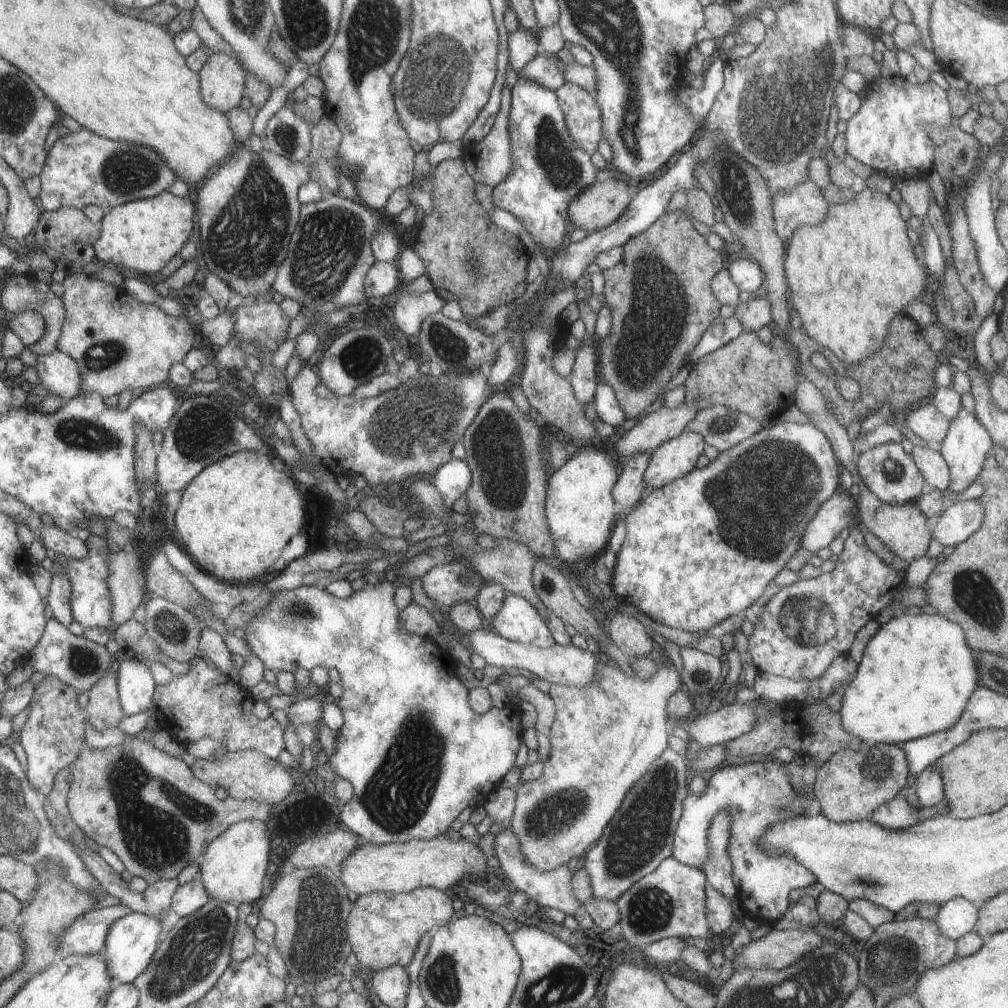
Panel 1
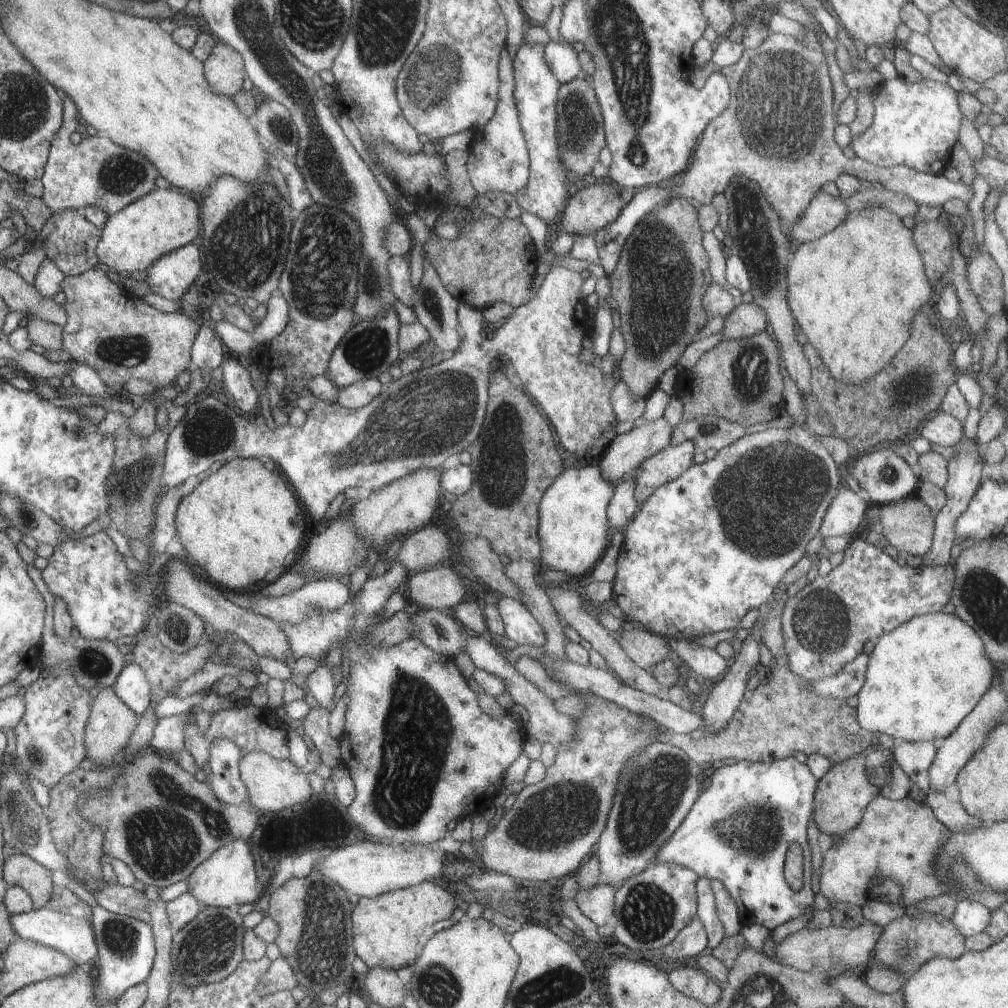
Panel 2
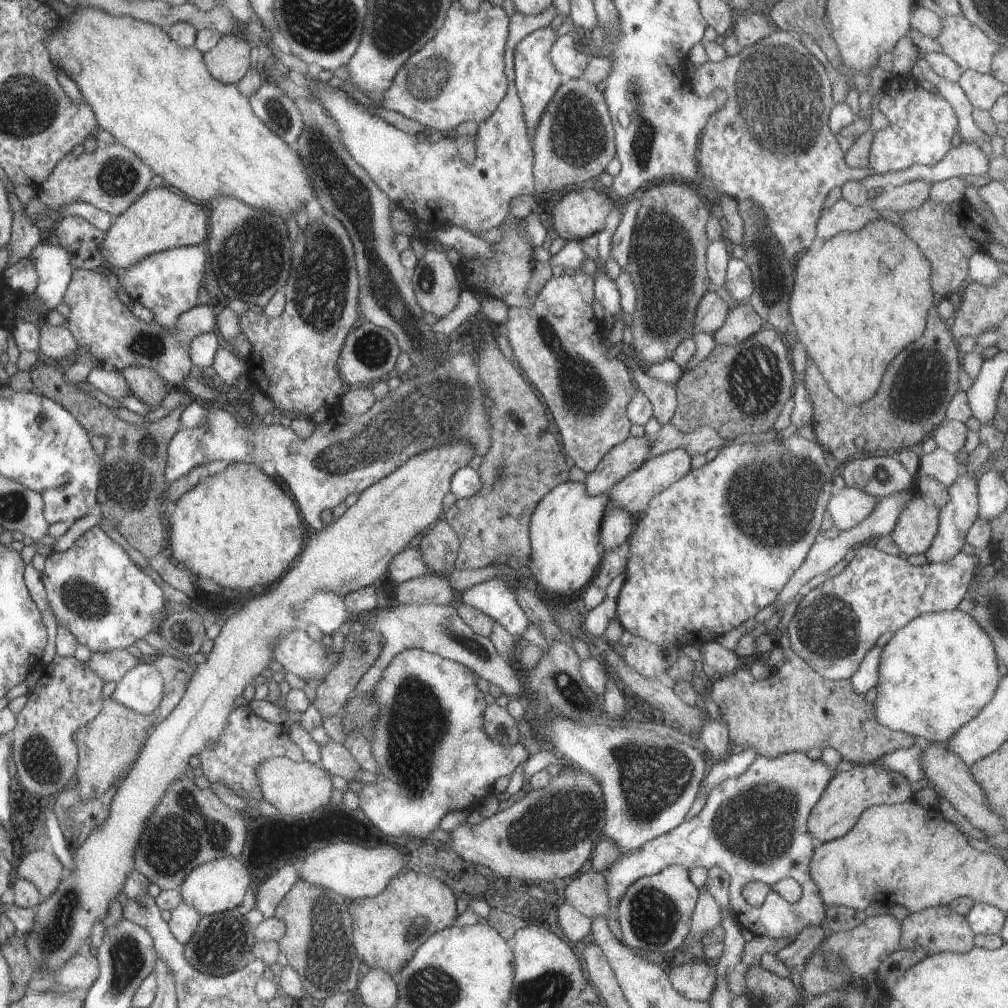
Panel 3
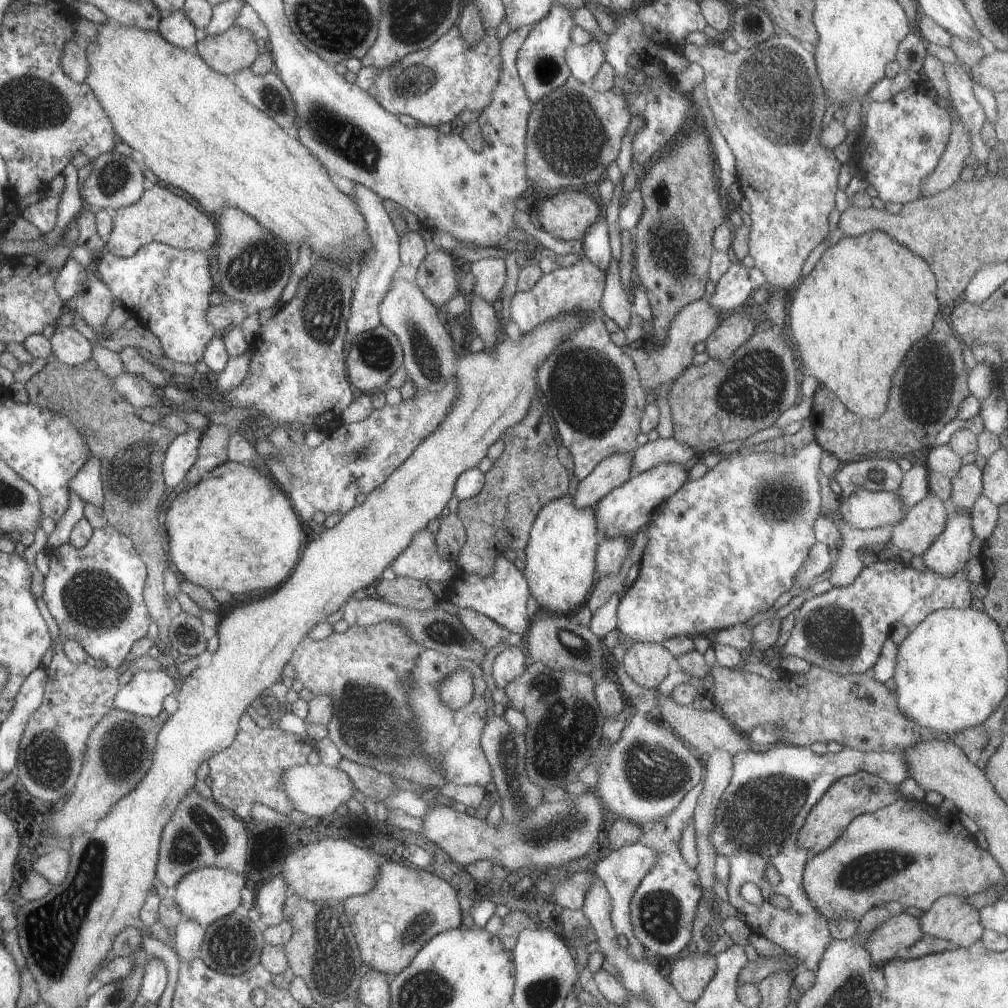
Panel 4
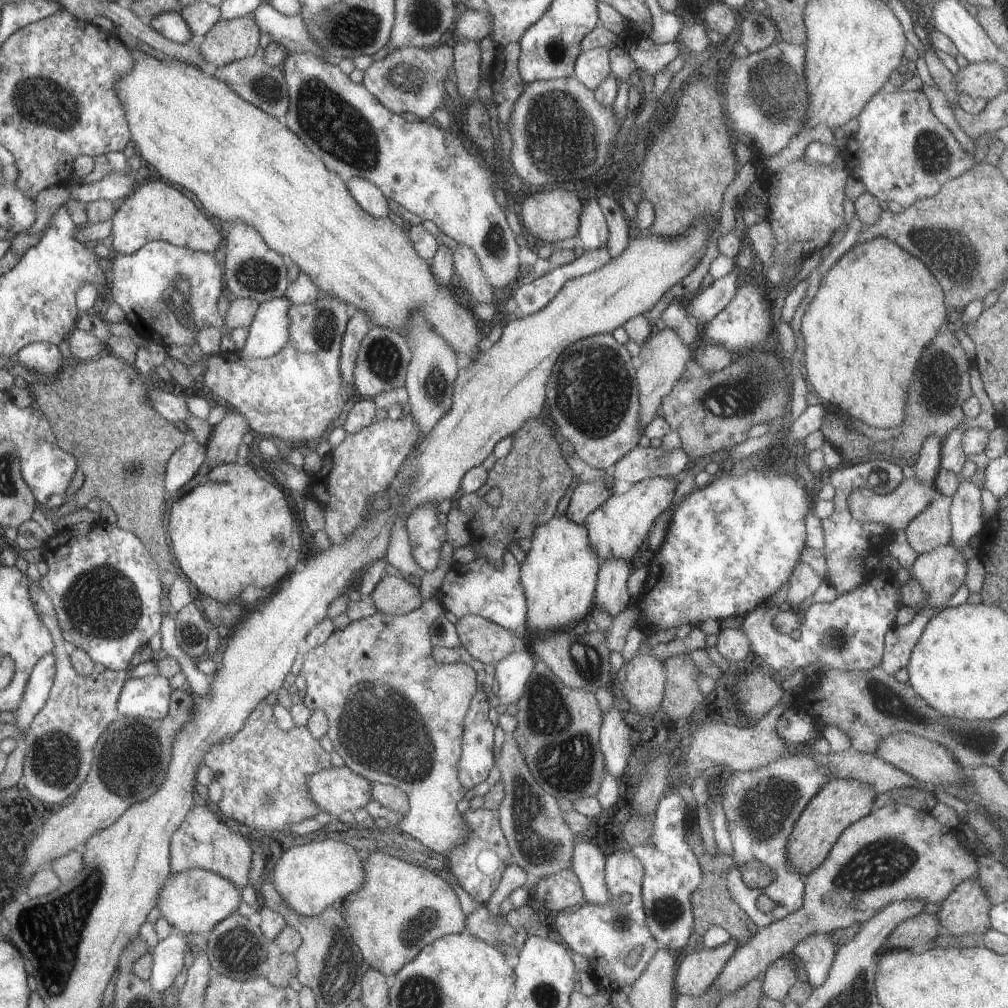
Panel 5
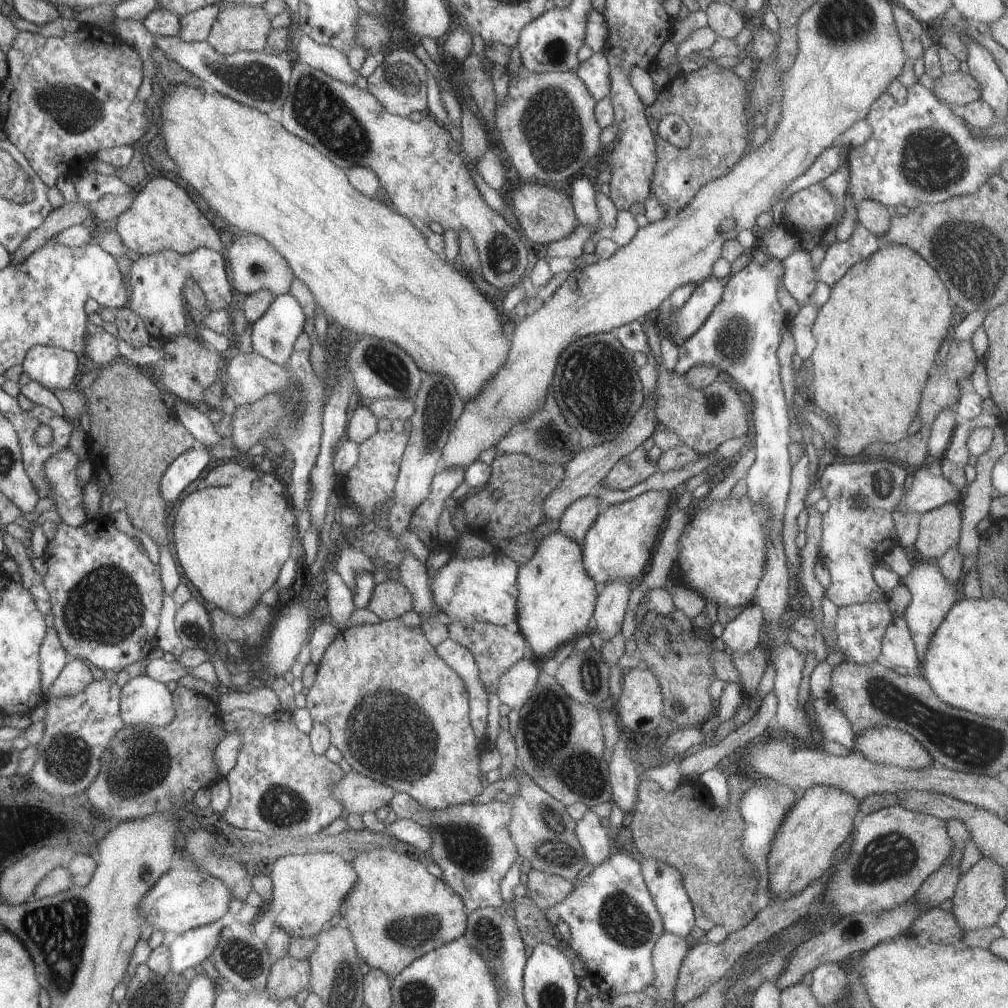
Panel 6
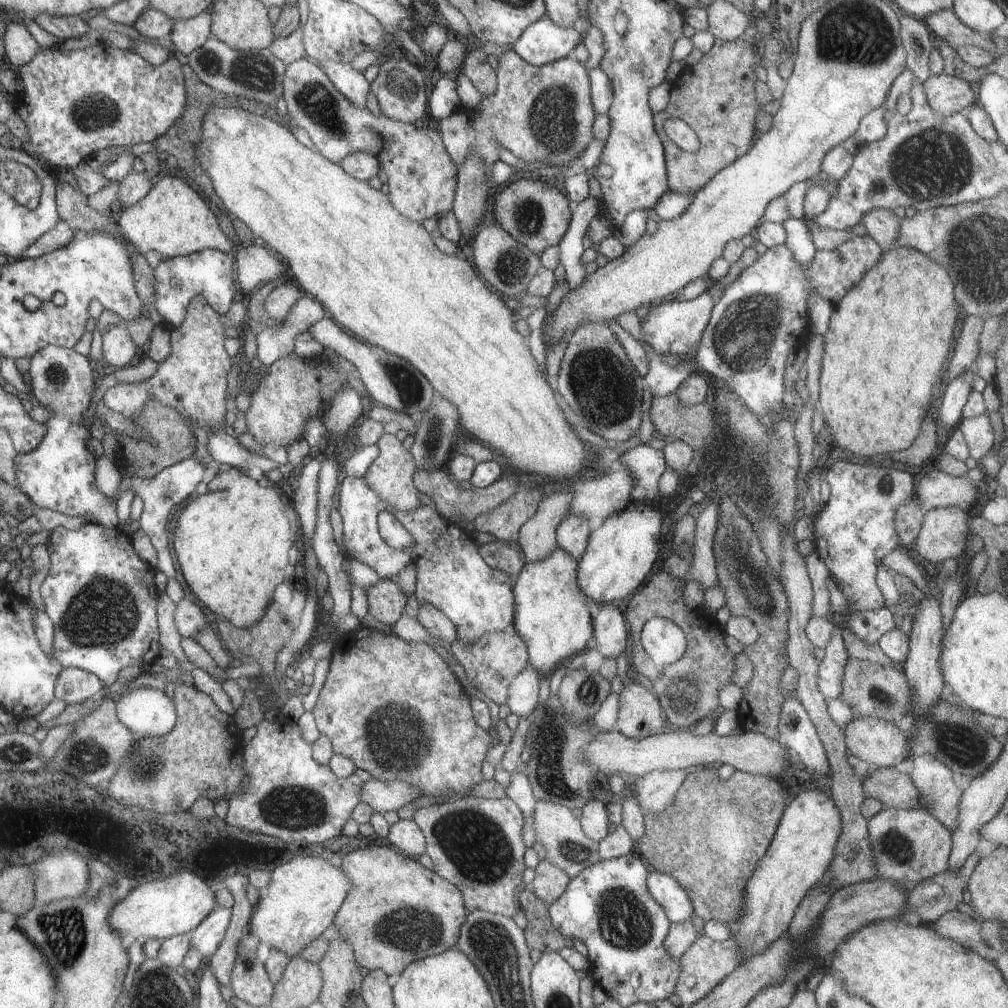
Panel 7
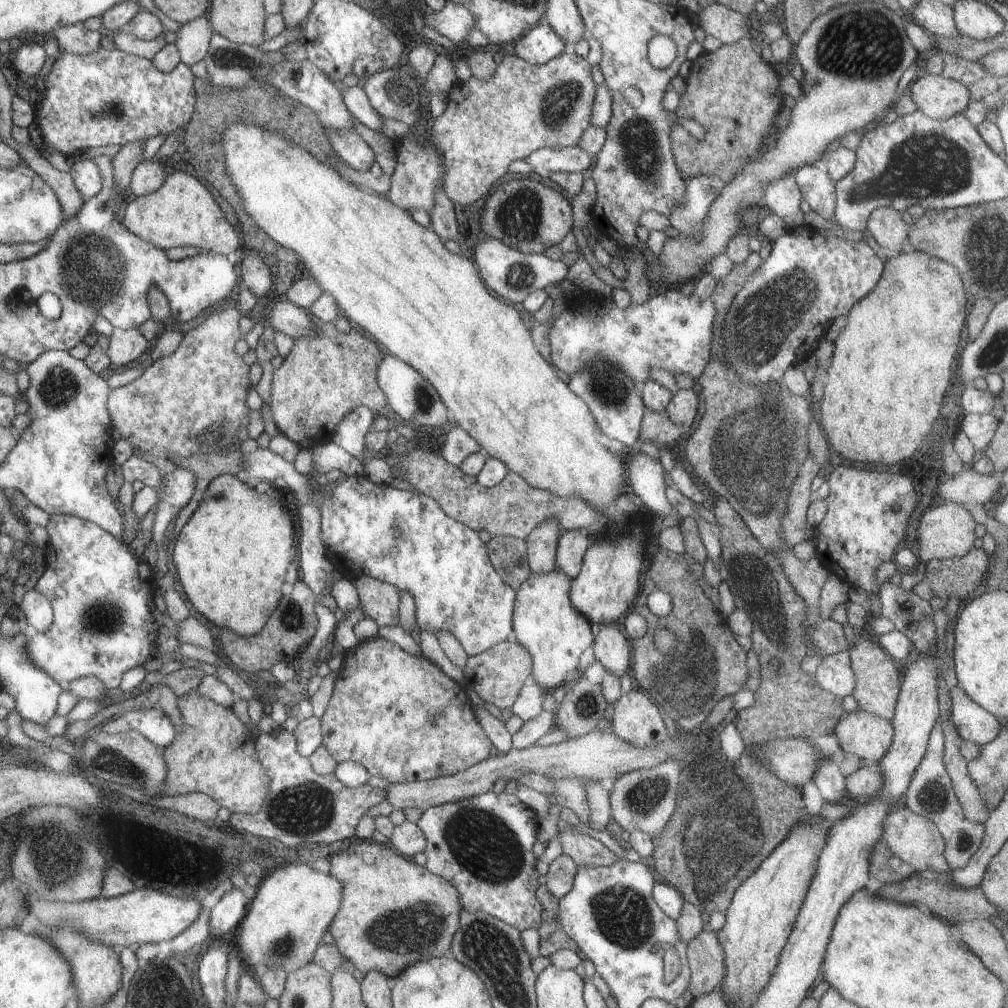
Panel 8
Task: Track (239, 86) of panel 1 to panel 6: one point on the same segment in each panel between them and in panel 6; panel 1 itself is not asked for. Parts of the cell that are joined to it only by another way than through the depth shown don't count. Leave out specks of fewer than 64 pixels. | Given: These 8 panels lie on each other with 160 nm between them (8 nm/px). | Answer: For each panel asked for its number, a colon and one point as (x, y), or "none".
2: (224, 68)
3: (228, 61)
4: (234, 51)
5: (229, 41)
6: (239, 27)

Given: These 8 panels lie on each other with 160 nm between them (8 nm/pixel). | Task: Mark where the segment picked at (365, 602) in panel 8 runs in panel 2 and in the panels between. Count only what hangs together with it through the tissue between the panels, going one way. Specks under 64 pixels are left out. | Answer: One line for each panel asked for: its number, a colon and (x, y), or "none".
2: (438, 588)
3: (428, 589)
4: (409, 593)
5: (393, 595)
6: (391, 599)
7: (386, 602)

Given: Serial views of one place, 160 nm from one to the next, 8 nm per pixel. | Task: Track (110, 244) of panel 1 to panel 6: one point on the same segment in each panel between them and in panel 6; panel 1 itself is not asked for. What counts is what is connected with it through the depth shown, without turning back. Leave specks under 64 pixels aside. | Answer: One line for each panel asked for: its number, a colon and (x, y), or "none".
2: (161, 222)
3: (160, 220)
4: (161, 216)
5: (157, 211)
6: (162, 217)

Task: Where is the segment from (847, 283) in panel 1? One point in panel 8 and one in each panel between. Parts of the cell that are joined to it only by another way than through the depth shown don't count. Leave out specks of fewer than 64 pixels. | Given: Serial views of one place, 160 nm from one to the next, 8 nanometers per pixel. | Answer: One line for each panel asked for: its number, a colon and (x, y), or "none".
2: (854, 292)
3: (858, 301)
4: (854, 356)
5: (878, 307)
6: (878, 337)
7: (889, 335)
8: (892, 365)

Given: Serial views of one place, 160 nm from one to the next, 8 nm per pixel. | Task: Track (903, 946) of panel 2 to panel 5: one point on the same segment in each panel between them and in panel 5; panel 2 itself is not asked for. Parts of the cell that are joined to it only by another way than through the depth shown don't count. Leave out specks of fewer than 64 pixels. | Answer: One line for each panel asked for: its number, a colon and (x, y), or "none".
3: (937, 930)
4: (951, 918)
5: (965, 912)

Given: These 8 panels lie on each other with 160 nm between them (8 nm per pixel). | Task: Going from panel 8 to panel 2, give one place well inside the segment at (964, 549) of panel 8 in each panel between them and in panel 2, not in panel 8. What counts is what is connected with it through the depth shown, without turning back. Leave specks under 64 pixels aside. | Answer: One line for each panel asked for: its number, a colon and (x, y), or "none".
2: (908, 524)
3: (917, 527)
4: (921, 527)
5: (931, 529)
6: (940, 529)
7: (944, 532)

